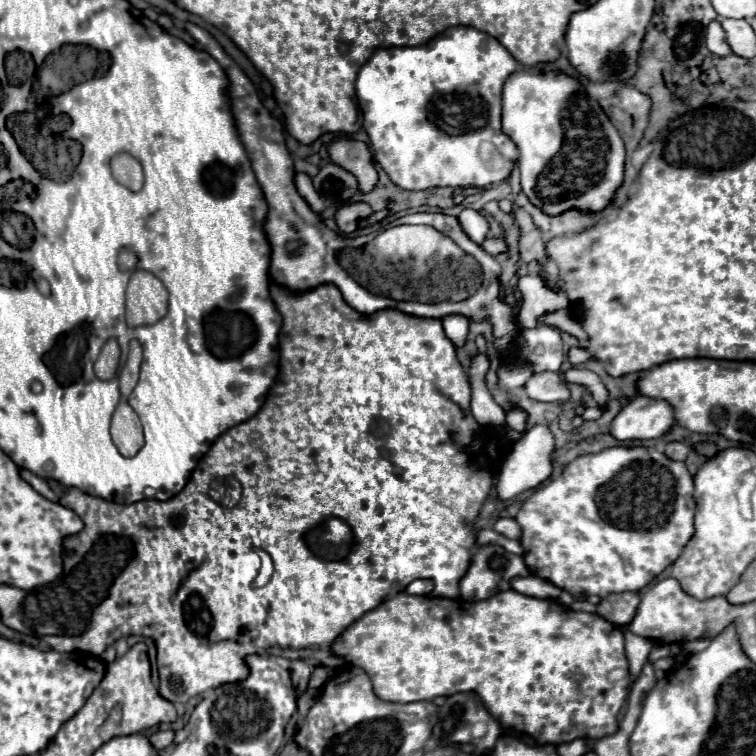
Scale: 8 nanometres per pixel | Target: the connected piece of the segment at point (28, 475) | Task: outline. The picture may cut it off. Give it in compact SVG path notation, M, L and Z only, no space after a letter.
M20 468L20 476L38 492L38 494L42 494L44 498L48 498L48 500L52 500L52 502L56 502L56 494L48 488L48 484L46 484L46 480L42 480L40 476L36 476L36 474L32 474L30 470L26 470L26 468Z

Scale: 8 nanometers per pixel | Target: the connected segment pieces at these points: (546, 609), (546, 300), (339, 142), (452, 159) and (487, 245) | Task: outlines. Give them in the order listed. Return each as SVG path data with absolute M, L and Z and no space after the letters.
M514 590L498 592L492 598L478 600L478 602L464 602L462 598L458 600L448 600L448 598L436 598L436 596L410 596L406 592L396 594L392 600L384 600L378 608L372 612L366 612L360 620L350 624L330 646L330 652L338 658L342 658L346 664L358 666L368 672L376 696L388 702L416 702L416 700L432 700L436 696L452 696L456 692L476 692L480 700L484 702L486 710L498 720L502 728L512 728L516 732L532 736L538 744L562 744L562 742L572 742L576 738L584 740L598 740L608 734L614 734L618 730L618 712L622 704L626 702L628 696L628 686L630 686L630 674L628 674L628 660L624 654L624 632L620 626L604 620L598 614L588 614L588 612L574 612L566 606L562 606L556 600L540 600L540 598L530 598Z
M522 276L518 288L522 292L522 306L514 322L522 328L536 328L540 324L540 314L552 310L554 304L570 304L562 290L552 292L550 288L544 286L544 280L540 276Z
M338 136L328 146L334 146L334 164L340 164L344 170L352 172L362 192L370 192L376 186L378 174L372 164L372 154L364 142Z
M452 26L452 32L442 32L440 36L432 38L426 46L416 46L416 48L378 48L370 60L360 68L358 78L356 78L356 98L358 106L362 110L362 126L370 138L370 146L374 152L376 162L380 168L390 176L390 180L404 188L404 190L428 190L436 186L452 186L452 188L464 188L464 186L478 186L486 188L488 184L498 184L506 180L514 168L514 162L518 160L518 148L516 144L502 132L500 128L500 110L502 110L502 86L504 80L518 70L518 62L514 56L490 34L480 32L472 26Z
M486 238L482 248L488 252L488 254L498 254L498 252L504 252L506 250L506 242L502 238Z

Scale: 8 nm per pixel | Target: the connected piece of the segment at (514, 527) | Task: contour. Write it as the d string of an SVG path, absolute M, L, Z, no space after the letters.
M500 518L496 524L494 524L494 530L506 538L520 538L520 526L514 518Z

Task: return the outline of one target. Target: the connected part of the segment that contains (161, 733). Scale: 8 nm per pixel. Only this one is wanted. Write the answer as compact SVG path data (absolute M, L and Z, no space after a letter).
M158 730L158 732L150 734L150 742L152 742L158 750L166 748L172 740L174 740L174 730Z

